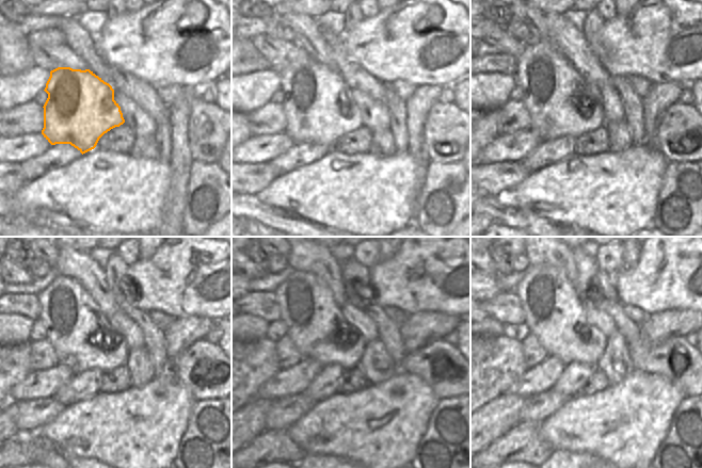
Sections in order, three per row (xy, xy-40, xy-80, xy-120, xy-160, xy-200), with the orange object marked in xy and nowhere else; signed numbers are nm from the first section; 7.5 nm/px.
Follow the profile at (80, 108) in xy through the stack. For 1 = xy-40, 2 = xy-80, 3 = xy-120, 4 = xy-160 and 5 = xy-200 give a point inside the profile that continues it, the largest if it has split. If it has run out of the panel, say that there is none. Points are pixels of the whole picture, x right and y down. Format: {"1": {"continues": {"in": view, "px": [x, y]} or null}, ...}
{"1": {"continues": {"in": "xy-40", "px": [318, 107]}}, "2": {"continues": {"in": "xy-80", "px": [554, 93]}}, "3": {"continues": {"in": "xy-120", "px": [77, 329]}}, "4": {"continues": {"in": "xy-160", "px": [315, 323]}}, "5": {"continues": {"in": "xy-200", "px": [554, 313]}}}

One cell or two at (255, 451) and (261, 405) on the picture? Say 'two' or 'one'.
two

